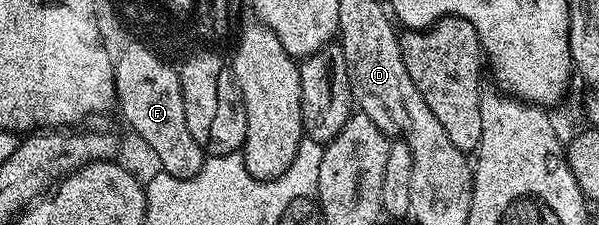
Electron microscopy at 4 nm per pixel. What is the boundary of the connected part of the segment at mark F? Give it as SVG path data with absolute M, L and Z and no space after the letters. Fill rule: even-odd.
M144 43L129 45L120 48L119 57L117 53L114 58L117 109L123 112L128 127L151 148L162 172L177 179L189 179L201 171L205 154L197 139L189 135L189 123L185 123L185 99L181 95L179 70Z

